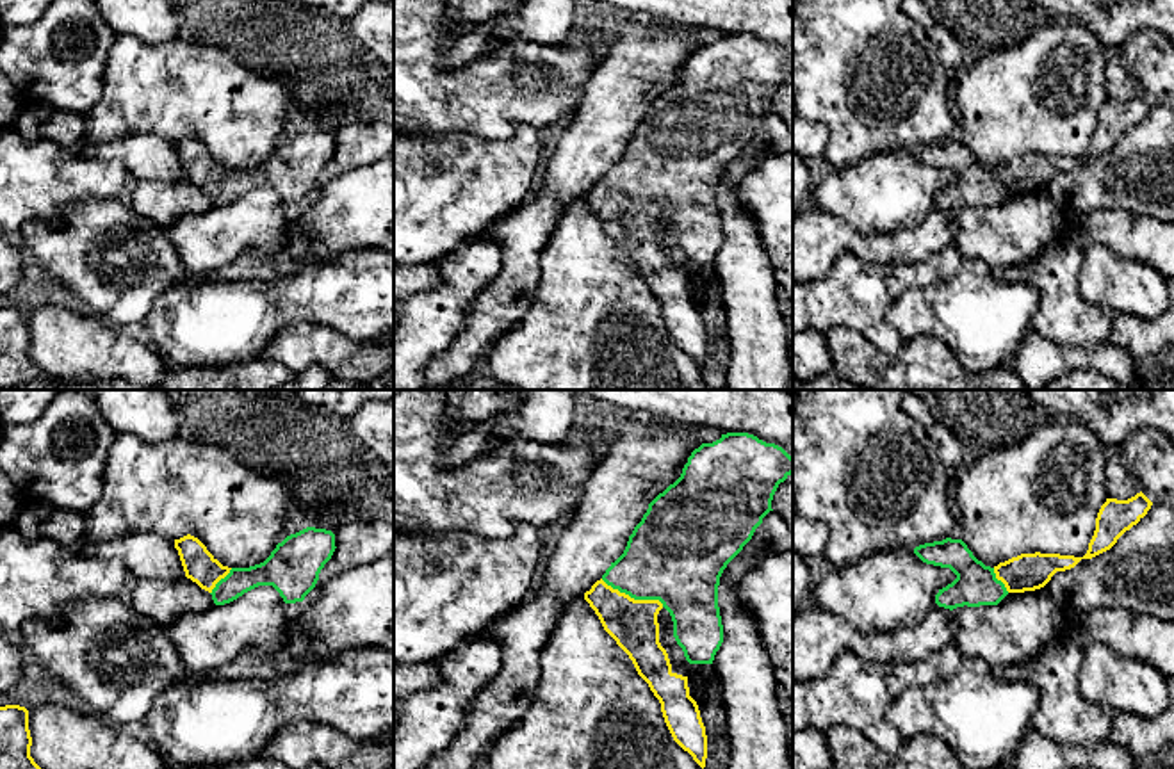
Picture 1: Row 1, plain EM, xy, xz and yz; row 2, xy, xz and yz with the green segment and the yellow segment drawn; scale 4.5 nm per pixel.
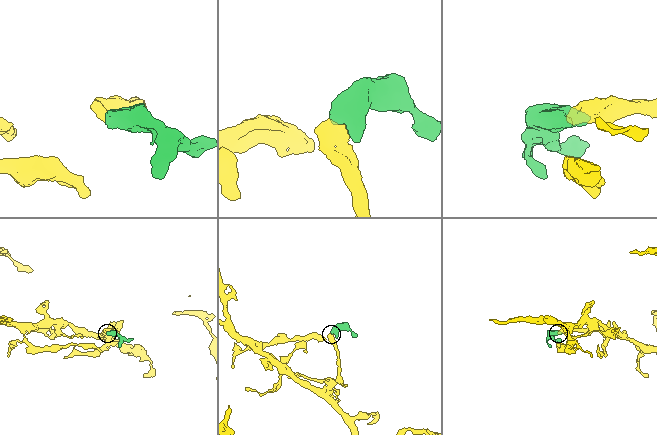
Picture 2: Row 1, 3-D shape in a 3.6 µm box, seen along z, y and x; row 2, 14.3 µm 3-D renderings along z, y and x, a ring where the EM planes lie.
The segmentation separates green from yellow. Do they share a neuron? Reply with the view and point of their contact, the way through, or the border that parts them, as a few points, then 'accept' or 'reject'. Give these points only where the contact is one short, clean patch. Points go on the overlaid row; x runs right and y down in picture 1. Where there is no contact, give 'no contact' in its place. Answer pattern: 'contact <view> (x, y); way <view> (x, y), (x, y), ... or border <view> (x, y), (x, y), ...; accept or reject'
contact xz (633, 597); way xz (670, 556), (633, 597), (633, 623); accept

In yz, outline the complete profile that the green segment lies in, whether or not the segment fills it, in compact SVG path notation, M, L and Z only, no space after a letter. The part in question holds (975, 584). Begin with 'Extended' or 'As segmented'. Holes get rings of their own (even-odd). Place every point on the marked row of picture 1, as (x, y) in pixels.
Extended. M1140 491L1128 500L1106 498L1096 518L1096 530L1083 557L1060 554L1021 554L991 568L978 561L962 539L946 538L914 548L914 554L926 564L950 568L957 579L935 595L935 603L944 609L998 605L1008 593L1024 593L1044 587L1056 571L1074 568L1081 559L1092 559L1110 550L1117 539L1137 525L1151 509L1153 502Z

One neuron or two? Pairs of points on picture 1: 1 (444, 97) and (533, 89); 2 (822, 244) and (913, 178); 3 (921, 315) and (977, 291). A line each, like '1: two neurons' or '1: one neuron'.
1: one neuron
2: two neurons
3: one neuron

